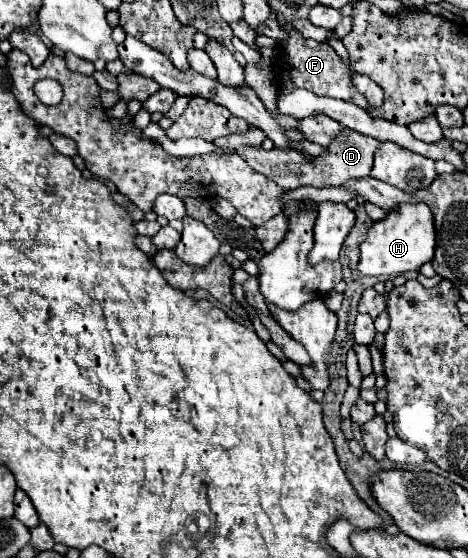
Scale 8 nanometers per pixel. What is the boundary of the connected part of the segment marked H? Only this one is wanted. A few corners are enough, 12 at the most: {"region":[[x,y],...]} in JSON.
{"region":[[400,204],[360,244],[358,272],[398,276],[434,258],[426,204]]}

